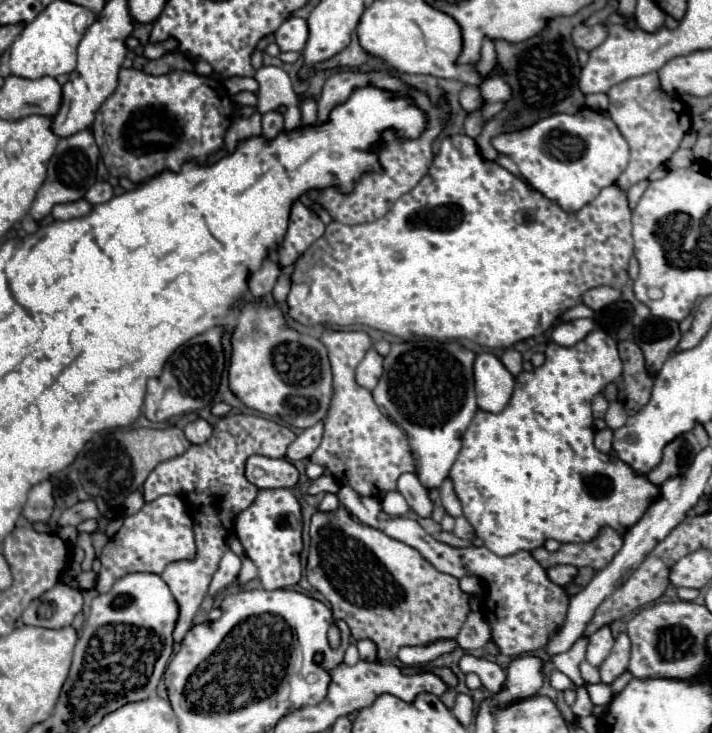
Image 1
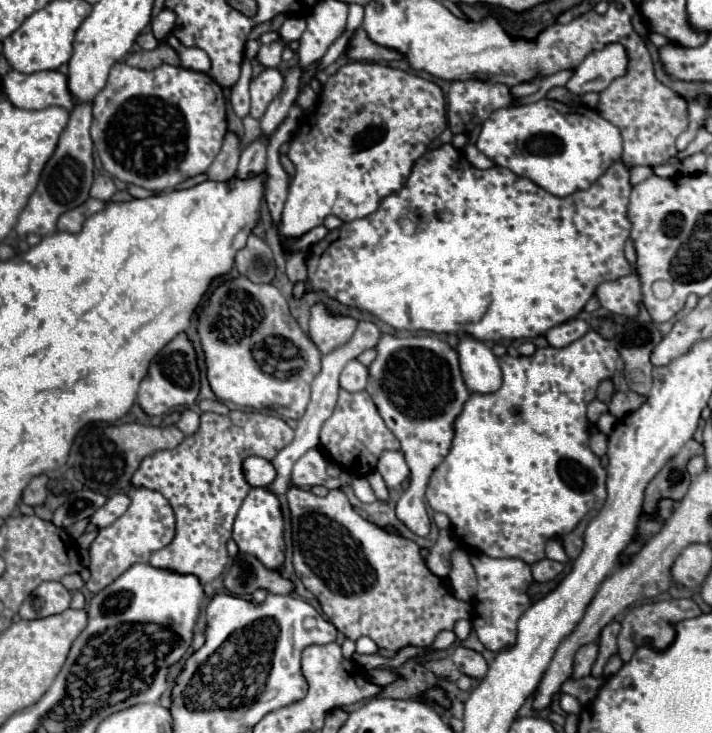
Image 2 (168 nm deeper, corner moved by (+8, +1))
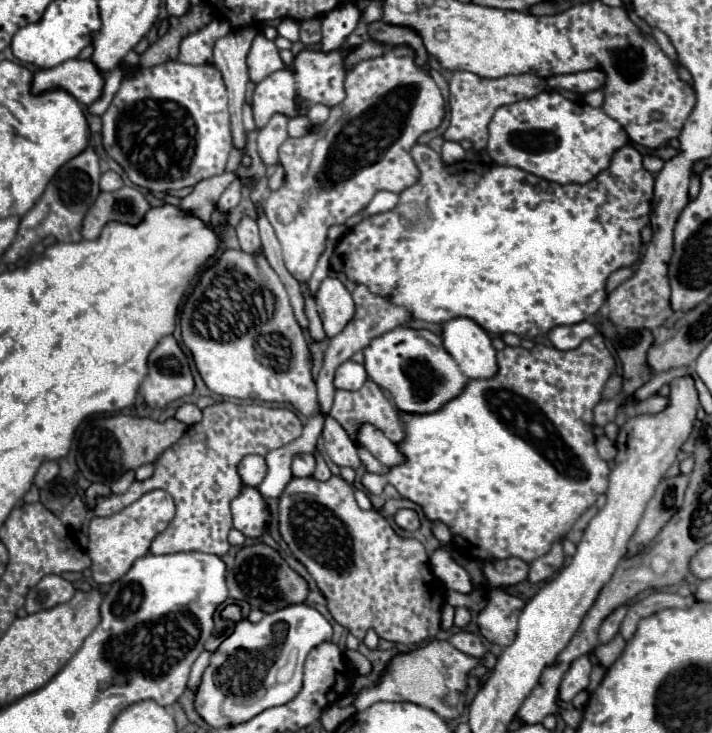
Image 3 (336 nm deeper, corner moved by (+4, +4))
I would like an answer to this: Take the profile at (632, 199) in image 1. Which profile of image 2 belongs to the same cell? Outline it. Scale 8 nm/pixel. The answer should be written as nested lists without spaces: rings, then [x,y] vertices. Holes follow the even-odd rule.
[[[638,165],[638,167],[634,167],[634,169],[630,171],[630,183],[636,185],[636,183],[648,179],[650,175],[654,175],[654,173],[652,173],[652,167],[642,167],[642,165]]]

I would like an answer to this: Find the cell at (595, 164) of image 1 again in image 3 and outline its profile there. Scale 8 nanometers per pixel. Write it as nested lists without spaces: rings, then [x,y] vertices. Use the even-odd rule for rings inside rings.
[[[546,90],[534,98],[520,100],[520,102],[498,108],[490,120],[488,130],[490,130],[490,138],[488,138],[486,152],[490,154],[490,158],[496,164],[522,168],[526,172],[532,172],[532,174],[536,174],[544,180],[556,182],[556,184],[586,184],[586,182],[590,182],[594,176],[598,176],[598,172],[608,168],[612,154],[628,142],[626,130],[614,118],[604,114],[602,108],[590,108],[584,102],[566,100],[556,90]]]

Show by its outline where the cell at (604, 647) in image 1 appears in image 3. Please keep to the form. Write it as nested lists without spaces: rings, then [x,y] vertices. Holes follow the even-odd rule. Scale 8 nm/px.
[[[580,656],[578,660],[574,660],[574,664],[570,664],[570,668],[560,684],[560,698],[570,702],[578,692],[586,690],[588,682],[590,682],[590,670],[592,670],[590,656]]]

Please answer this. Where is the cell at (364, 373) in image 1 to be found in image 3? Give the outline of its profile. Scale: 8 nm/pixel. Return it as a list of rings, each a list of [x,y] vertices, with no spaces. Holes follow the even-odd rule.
[[[348,360],[348,362],[338,366],[336,378],[334,378],[336,388],[358,390],[358,388],[362,388],[364,382],[366,382],[366,370],[364,370],[362,364],[358,364],[354,360]]]

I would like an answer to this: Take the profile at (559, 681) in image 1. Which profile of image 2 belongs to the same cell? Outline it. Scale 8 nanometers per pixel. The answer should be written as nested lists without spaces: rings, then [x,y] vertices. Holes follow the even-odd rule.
[[[586,677],[586,679],[568,679],[564,685],[562,685],[562,693],[568,693],[568,695],[574,695],[582,705],[590,703],[590,699],[594,699],[594,695],[598,693],[598,687],[600,687],[600,679],[594,679],[594,677]]]

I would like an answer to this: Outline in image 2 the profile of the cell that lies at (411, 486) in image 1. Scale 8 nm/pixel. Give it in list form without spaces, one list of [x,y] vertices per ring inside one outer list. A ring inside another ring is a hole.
[[[384,451],[378,459],[376,471],[384,477],[388,489],[402,489],[402,481],[410,475],[402,451]]]

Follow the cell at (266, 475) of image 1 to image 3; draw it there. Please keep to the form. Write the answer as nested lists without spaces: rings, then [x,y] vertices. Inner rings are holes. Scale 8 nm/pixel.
[[[258,454],[244,456],[240,466],[238,466],[238,472],[240,472],[240,478],[242,478],[242,482],[246,486],[258,486],[266,476],[266,460],[264,460],[264,456],[258,456]]]

